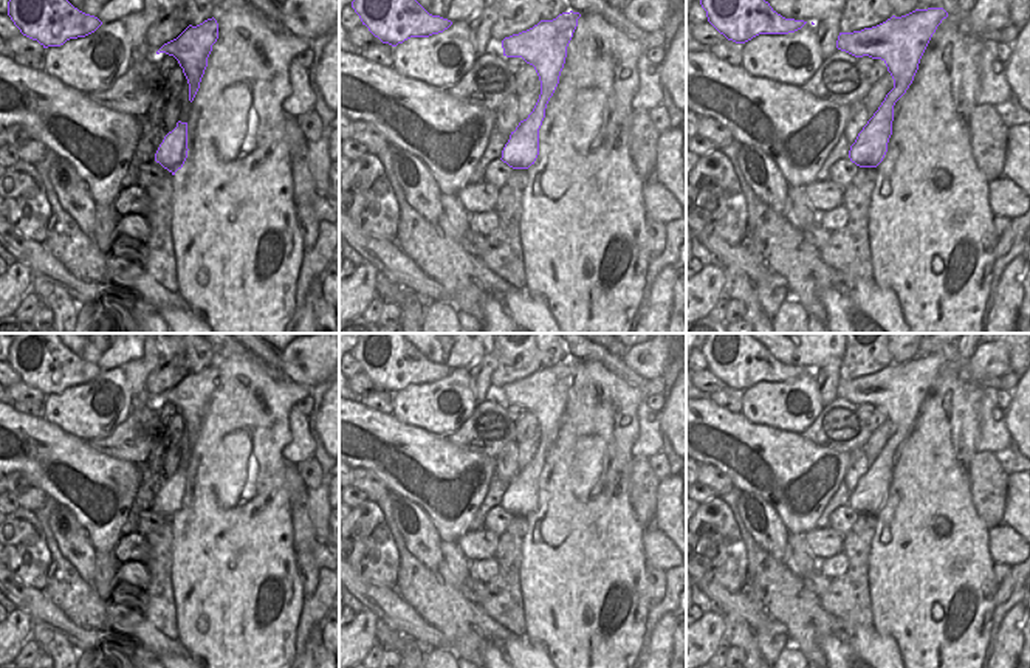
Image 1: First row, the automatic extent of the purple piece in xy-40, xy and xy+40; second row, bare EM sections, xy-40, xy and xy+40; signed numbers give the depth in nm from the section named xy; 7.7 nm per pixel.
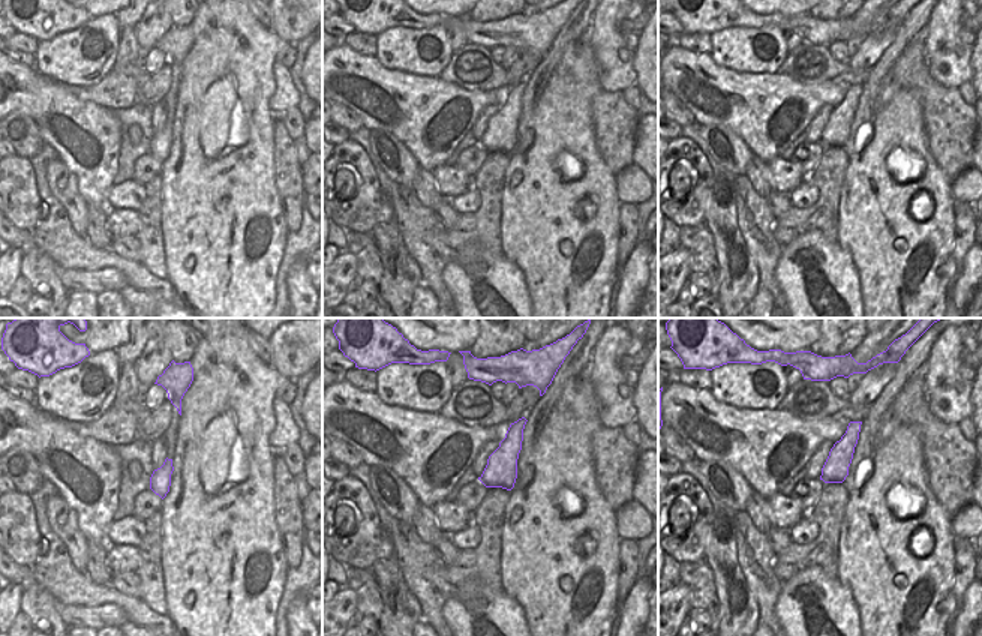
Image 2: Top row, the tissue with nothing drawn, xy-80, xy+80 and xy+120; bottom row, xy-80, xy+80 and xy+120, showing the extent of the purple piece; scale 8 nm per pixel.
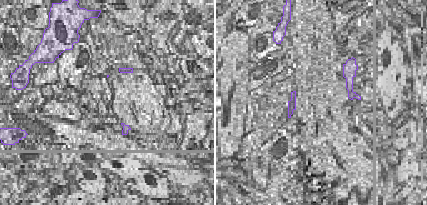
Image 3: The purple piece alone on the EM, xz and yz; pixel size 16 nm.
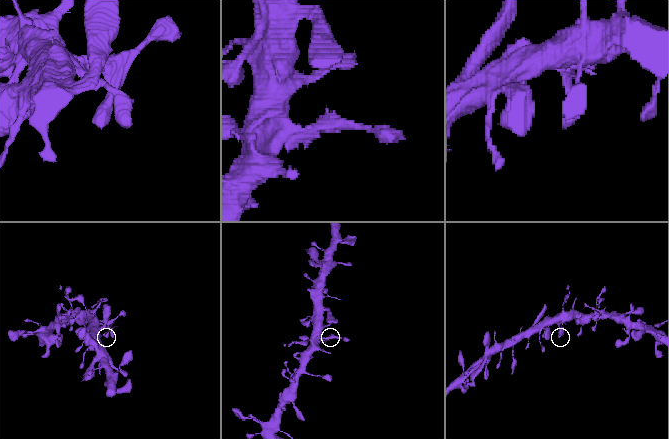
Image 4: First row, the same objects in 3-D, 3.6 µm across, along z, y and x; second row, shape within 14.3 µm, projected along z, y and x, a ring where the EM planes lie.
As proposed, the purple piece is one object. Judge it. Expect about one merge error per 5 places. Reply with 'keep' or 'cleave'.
keep

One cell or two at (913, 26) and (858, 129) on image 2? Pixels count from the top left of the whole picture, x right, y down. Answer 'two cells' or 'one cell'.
one cell

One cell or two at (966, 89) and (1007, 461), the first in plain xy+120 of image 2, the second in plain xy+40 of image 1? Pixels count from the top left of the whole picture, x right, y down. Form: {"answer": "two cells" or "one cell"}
{"answer": "one cell"}

